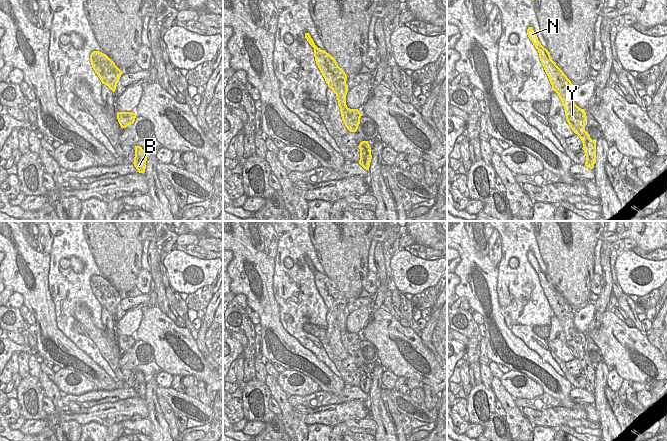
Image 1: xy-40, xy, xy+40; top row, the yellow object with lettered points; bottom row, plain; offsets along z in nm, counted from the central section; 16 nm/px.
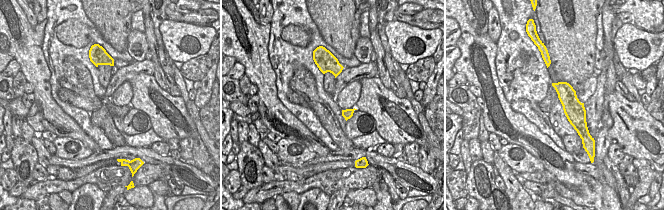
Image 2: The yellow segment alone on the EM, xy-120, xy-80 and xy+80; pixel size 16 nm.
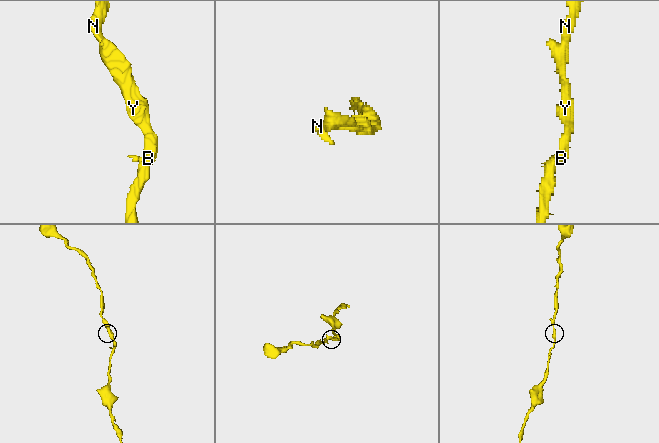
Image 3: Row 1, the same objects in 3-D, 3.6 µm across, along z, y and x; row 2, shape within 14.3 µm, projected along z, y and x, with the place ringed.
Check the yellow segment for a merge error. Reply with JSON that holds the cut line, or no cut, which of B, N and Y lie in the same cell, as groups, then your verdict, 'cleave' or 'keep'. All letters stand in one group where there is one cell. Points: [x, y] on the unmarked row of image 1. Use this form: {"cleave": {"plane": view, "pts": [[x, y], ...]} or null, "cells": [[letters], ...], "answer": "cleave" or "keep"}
{"cleave": null, "cells": [["B", "N", "Y"]], "answer": "keep"}

